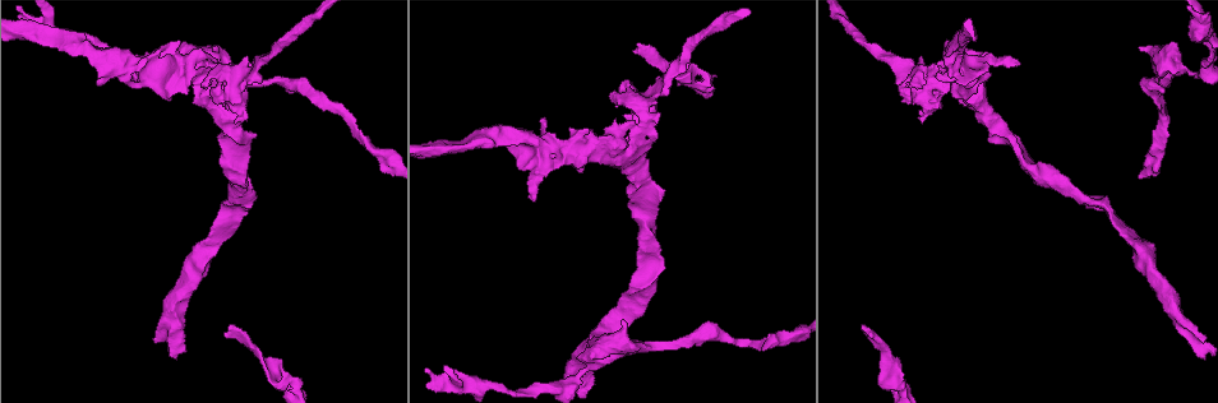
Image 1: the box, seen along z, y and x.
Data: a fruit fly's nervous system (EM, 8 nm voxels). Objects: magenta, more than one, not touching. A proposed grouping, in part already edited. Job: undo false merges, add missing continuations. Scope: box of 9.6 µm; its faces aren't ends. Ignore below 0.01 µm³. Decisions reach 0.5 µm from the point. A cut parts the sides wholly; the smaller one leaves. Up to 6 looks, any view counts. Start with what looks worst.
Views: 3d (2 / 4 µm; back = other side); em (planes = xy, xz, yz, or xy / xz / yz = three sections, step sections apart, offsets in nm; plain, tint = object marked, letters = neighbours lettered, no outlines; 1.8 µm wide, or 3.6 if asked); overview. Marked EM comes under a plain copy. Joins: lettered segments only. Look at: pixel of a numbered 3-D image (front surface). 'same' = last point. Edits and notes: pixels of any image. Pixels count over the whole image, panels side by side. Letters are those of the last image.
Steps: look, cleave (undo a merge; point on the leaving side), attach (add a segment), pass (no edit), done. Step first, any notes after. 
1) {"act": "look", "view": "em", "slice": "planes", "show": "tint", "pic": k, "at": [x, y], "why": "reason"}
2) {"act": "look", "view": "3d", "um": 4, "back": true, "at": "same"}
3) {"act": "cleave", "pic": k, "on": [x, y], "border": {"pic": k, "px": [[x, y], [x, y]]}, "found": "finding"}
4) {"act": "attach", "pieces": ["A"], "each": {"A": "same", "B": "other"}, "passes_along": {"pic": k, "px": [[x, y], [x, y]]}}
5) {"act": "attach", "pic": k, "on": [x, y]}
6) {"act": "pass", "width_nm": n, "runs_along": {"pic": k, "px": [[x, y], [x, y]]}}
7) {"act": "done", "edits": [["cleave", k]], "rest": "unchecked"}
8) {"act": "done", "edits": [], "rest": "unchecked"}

{"act": "look", "view": "3d", "um": 2, "pic": 1, "at": [700, 68], "why": "an open end"}

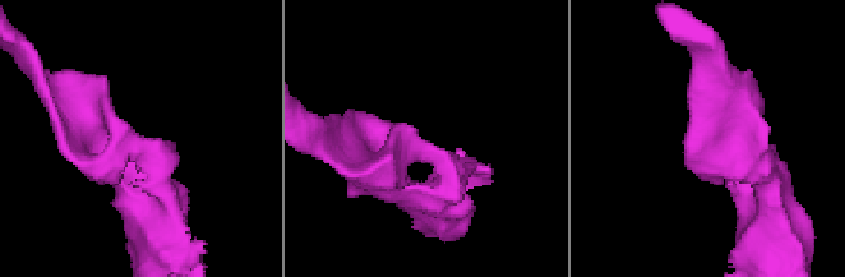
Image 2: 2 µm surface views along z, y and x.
{"act": "look", "view": "em", "slice": "xz", "step": 8, "show": "letters", "pic": 2, "at": [424, 141]}

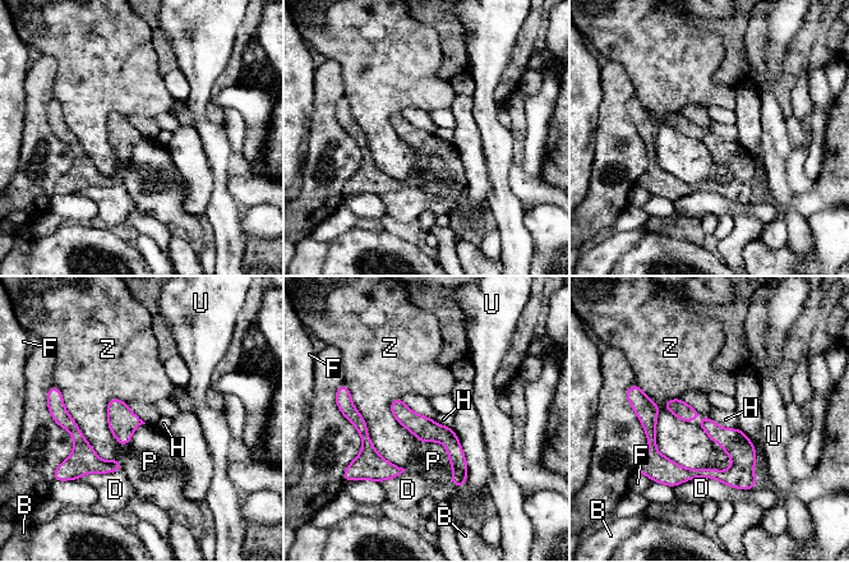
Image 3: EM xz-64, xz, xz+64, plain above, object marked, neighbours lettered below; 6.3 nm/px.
{"act": "pass", "width_nm": 110, "each": {"B": "other", "D": "other", "F": "other", "H": "other", "P": "other", "U": "other", "Z": "other"}, "runs_along": {"pic": 3, "px": [[641, 396], [653, 454], [672, 473], [752, 483]]}, "found": "no lettered segment goes on from it"}

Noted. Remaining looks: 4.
{"act": "look", "view": "3d", "um": 2, "back": true, "pic": 1, "at": [866, 328], "why": "free end"}

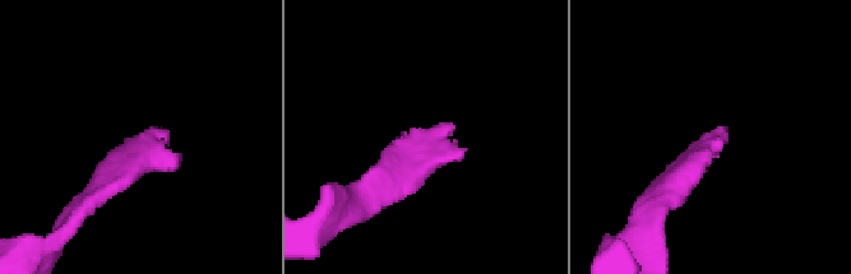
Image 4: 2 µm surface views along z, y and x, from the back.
{"act": "look", "view": "em", "um": 3.6, "slice": "planes", "show": "letters", "pic": 4, "at": [722, 133]}

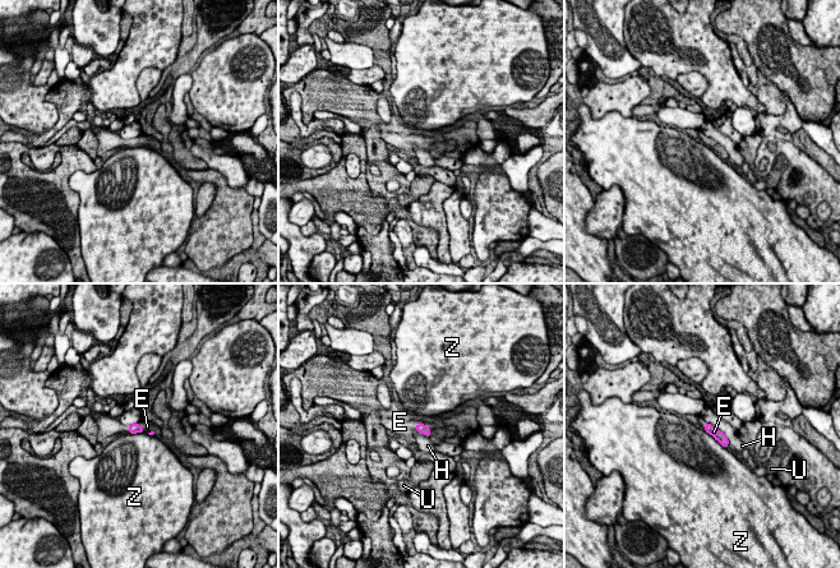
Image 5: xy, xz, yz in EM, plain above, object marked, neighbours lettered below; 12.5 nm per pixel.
{"act": "attach", "pieces": ["E"], "each": {"E": "same", "H": "other", "U": "other", "Z": "other"}, "found": "it goes on there"}

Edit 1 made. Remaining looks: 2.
{"act": "look", "view": "em", "slice": "yz", "step": 16, "show": "tint", "pic": 1, "at": [664, 266], "why": "free end"}

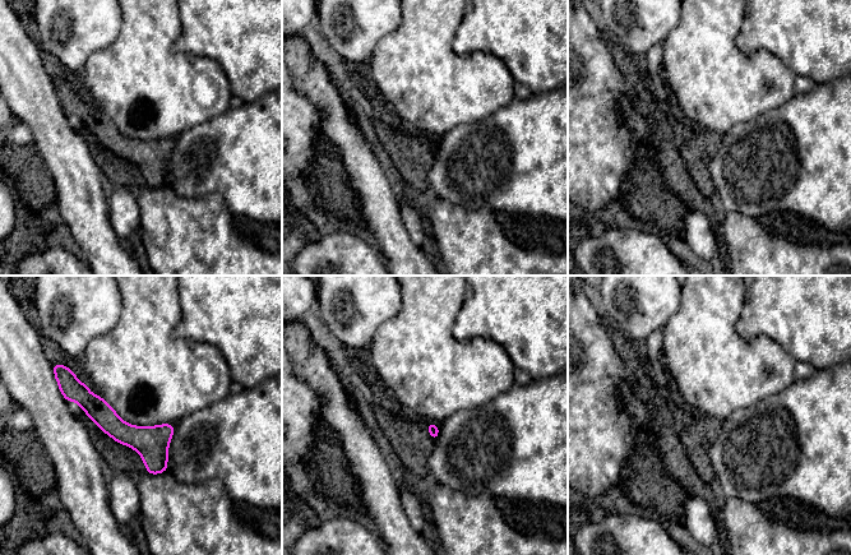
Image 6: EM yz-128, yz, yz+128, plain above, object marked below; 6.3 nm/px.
{"act": "look", "view": "em", "slice": "planes", "show": "letters", "at": "same"}

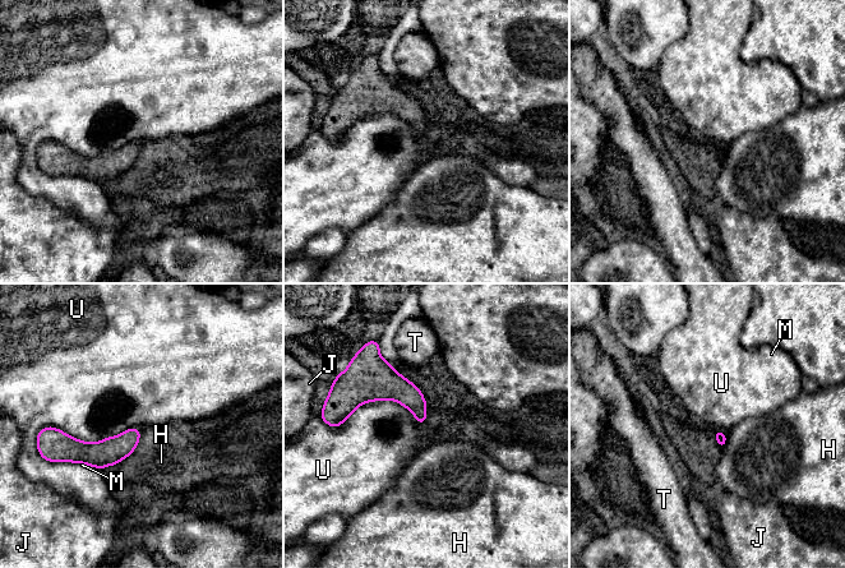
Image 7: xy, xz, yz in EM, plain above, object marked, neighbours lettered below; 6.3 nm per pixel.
{"act": "pass", "each": {"H": "other", "J": "other", "M": "other", "T": "other", "U": "other"}, "runs_along": {"pic": 7, "px": [[137, 432], [111, 451], [65, 440]]}, "found": "no lettered segment goes on from it"}

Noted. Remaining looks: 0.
{"act": "done", "edits": [["attach", 5]], "rest": "unchecked"}

